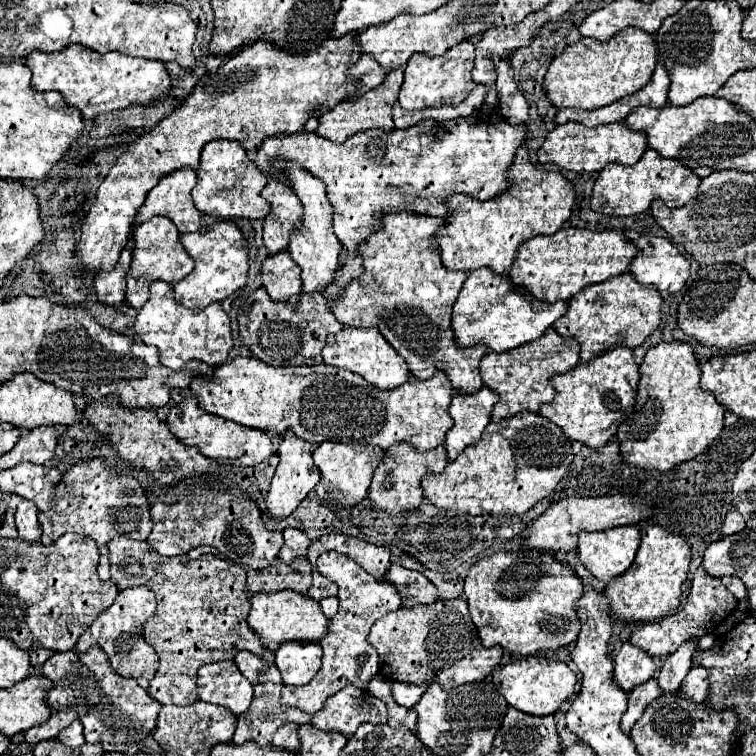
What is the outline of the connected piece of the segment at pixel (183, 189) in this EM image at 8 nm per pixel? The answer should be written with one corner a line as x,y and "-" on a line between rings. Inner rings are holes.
179,168
167,174
149,194
135,216
135,226
153,216
167,216
181,234
195,232
201,226
201,212
191,200
197,172
193,168

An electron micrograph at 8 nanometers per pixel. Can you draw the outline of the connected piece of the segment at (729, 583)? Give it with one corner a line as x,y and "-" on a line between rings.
723,576
721,582
723,582
723,586
727,590
731,590
735,594
737,600
747,600
747,588
745,588
745,584
737,576

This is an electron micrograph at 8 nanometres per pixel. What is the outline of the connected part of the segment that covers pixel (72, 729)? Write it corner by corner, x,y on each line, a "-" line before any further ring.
77,720
77,722
71,722
67,728
63,728
61,732
59,732
59,742
63,742
65,746
69,746
69,748
79,748
79,746
83,746
85,744
85,736
83,736
83,726
81,726
81,722

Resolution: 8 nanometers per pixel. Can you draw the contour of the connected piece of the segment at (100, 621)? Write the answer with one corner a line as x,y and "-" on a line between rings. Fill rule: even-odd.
135,586
135,588
127,588
123,592
117,594
115,602
97,616
97,620
89,626
89,630
77,640
77,652
85,652
91,646
99,646
101,650
105,650
107,660
111,664
111,668
127,678
137,680
137,684
141,688
147,688
151,678
157,674
159,670
159,658
153,650
153,646
149,646
143,640
143,622
155,612
155,594
151,588
147,586

